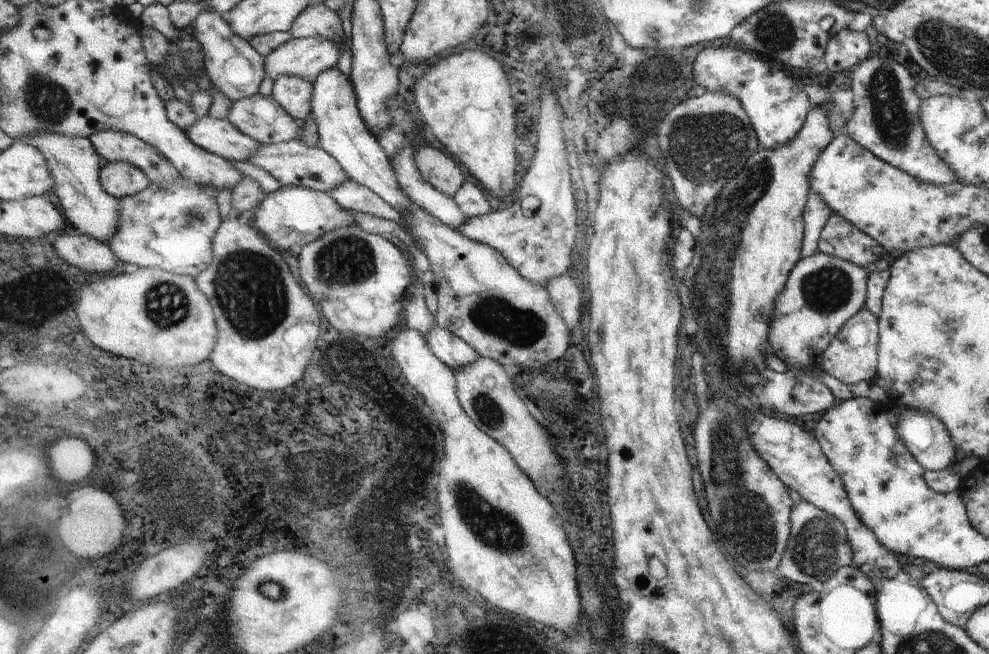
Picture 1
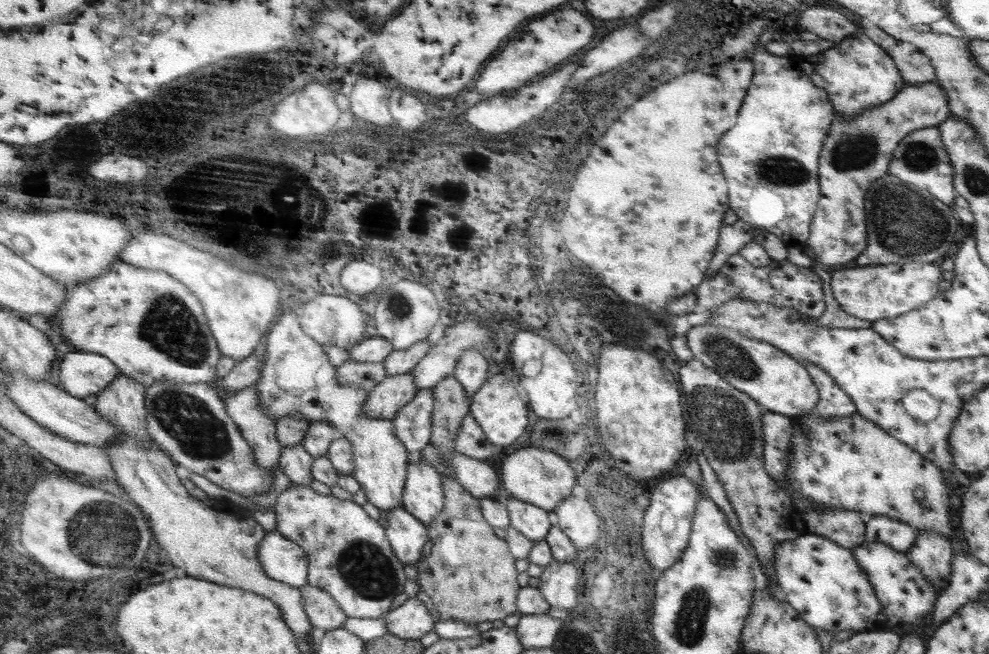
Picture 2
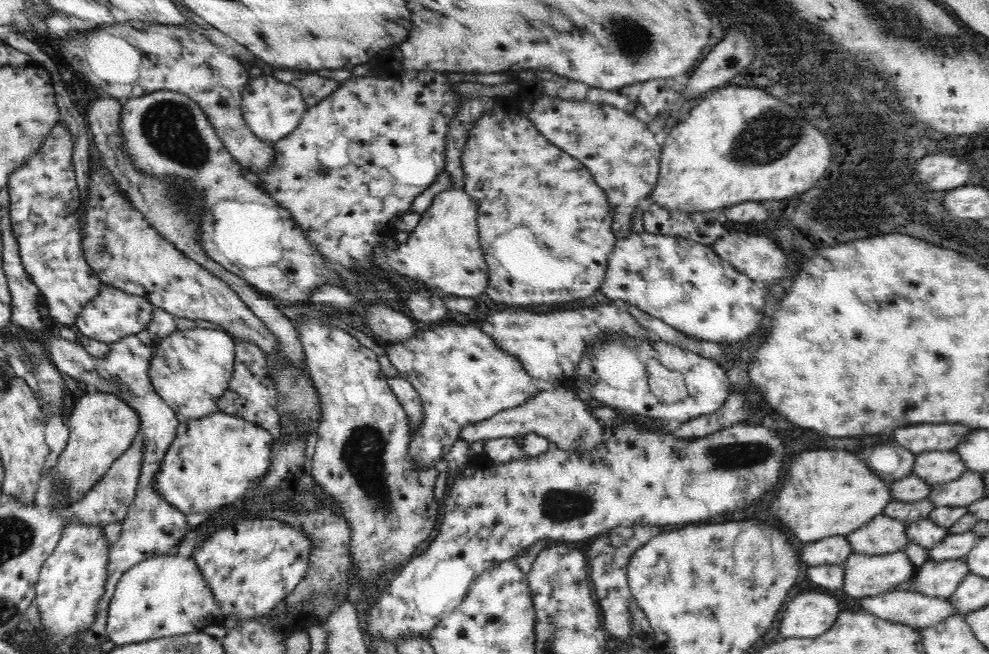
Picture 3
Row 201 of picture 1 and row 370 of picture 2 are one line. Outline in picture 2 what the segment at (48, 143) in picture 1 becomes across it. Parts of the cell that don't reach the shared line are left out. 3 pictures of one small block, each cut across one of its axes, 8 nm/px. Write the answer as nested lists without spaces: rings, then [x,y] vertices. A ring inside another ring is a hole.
[[[73,350],[65,354],[59,362],[59,370],[61,386],[77,398],[85,398],[89,394],[97,396],[101,390],[109,388],[111,382],[115,382],[121,374],[111,358],[85,350]]]

